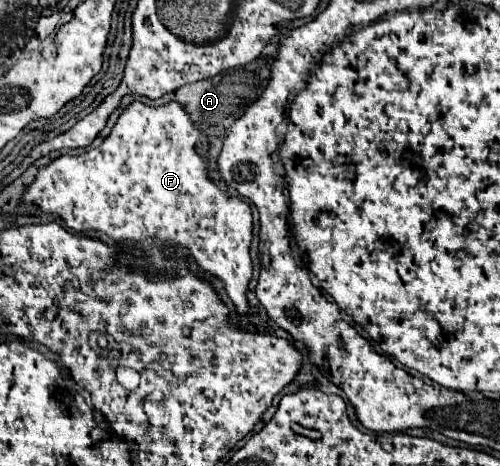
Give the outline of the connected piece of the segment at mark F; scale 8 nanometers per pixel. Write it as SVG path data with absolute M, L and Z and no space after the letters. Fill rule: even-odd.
M133 101L119 117L111 135L99 147L77 157L63 155L39 169L37 179L25 191L23 201L29 199L31 203L37 203L41 211L59 215L65 225L77 233L99 231L107 233L115 241L159 237L187 247L189 255L203 271L213 273L225 283L237 313L243 317L249 311L245 291L253 273L249 257L249 245L253 239L251 209L239 197L223 195L211 179L207 179L207 165L201 165L201 137L205 139L205 133L191 125L189 115L177 103L167 103L155 109L141 101ZM123 165L129 169L123 171Z

